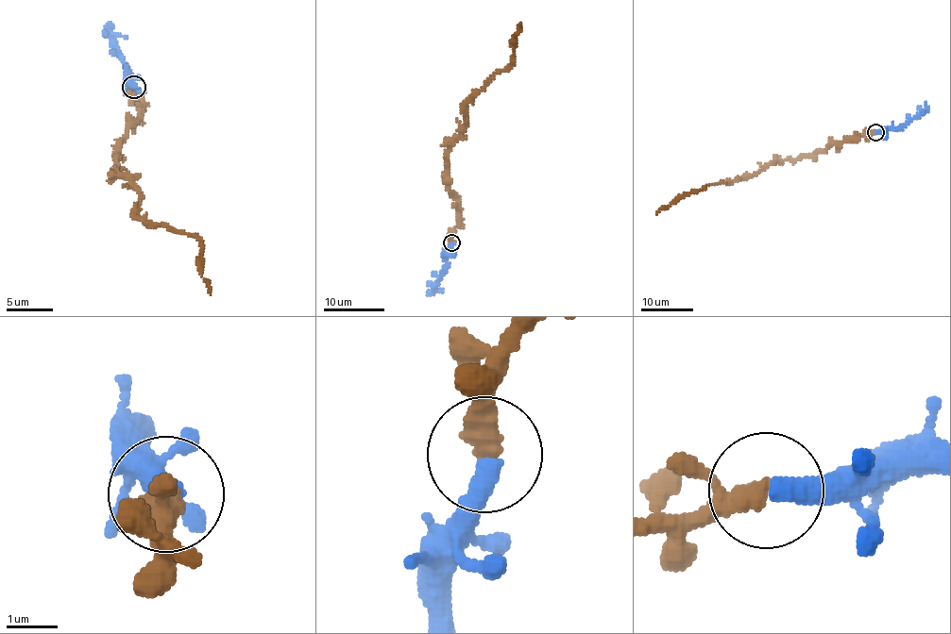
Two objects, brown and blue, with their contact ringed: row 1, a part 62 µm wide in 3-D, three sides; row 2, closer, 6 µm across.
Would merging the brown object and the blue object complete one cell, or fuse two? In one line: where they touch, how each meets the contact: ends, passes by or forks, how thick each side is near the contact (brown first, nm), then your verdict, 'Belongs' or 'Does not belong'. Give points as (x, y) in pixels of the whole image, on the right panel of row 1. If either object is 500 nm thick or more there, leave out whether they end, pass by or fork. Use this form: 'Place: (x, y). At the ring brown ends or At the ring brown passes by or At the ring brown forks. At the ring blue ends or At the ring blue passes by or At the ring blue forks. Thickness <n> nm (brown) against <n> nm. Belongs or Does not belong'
Place: (875, 132). At the ring brown passes by. At the ring blue ends. Thickness 320 nm (brown) against 400 nm. Belongs

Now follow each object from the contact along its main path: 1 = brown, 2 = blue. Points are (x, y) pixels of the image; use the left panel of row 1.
1: (133, 88), (141, 104), (121, 140), (117, 172), (139, 195), (137, 216), (196, 235), (199, 273), (210, 294)
2: (133, 88), (129, 75), (131, 73), (109, 22)

